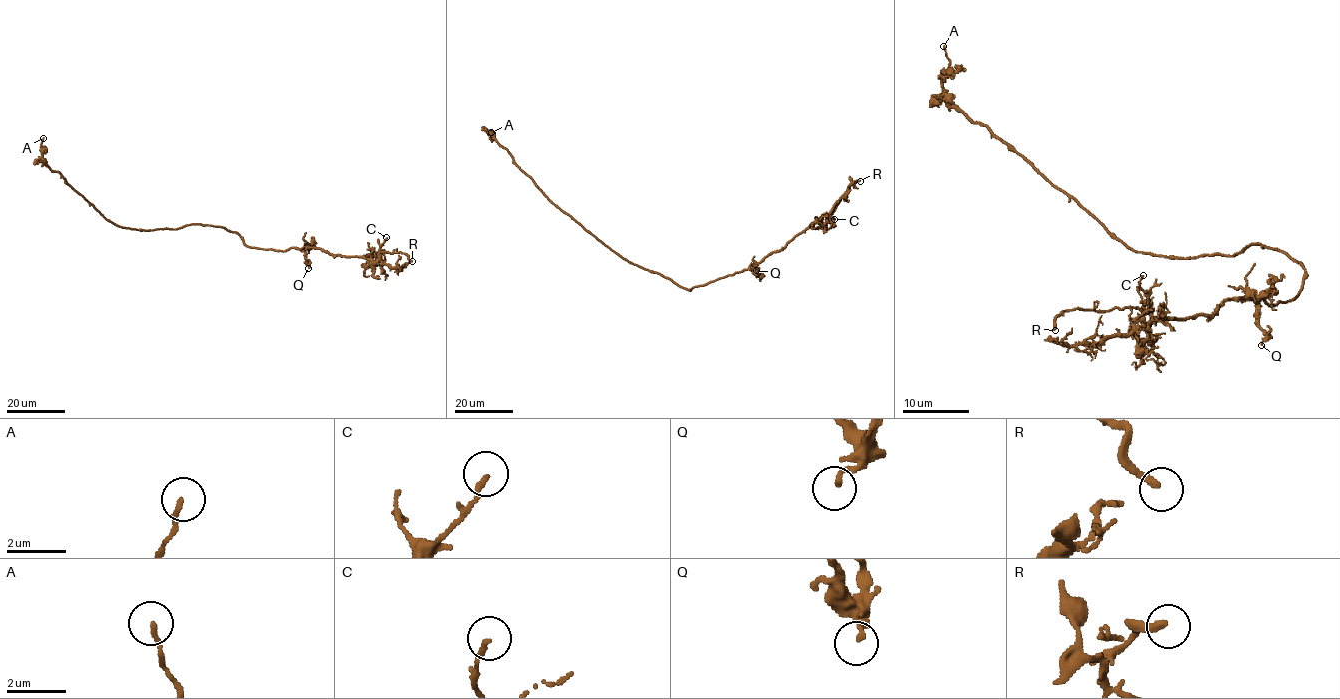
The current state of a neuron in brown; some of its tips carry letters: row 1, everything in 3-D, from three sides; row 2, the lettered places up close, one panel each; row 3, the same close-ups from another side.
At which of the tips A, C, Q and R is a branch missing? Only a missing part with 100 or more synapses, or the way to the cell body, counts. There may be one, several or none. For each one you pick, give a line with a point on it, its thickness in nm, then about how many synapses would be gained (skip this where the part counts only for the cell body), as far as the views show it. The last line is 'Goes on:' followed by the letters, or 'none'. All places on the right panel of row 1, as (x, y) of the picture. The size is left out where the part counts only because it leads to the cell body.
R: at (1055, 330); 240 nm thick
Goes on: R

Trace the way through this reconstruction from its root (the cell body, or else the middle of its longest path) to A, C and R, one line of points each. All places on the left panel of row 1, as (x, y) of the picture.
A: (213, 226), (191, 224), (177, 229), (143, 230), (113, 224), (59, 172), (46, 164), (40, 148), (43, 138)
C: (213, 226), (236, 232), (250, 247), (316, 247), (368, 258), (378, 258), (386, 237)
R: (213, 226), (262, 249), (316, 247), (373, 261), (380, 252), (400, 252), (412, 261)

